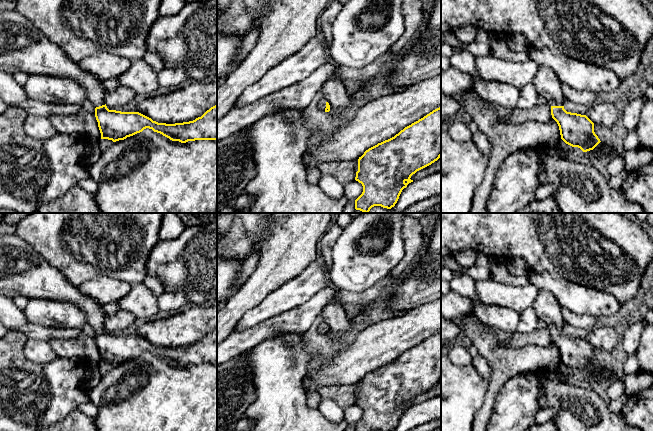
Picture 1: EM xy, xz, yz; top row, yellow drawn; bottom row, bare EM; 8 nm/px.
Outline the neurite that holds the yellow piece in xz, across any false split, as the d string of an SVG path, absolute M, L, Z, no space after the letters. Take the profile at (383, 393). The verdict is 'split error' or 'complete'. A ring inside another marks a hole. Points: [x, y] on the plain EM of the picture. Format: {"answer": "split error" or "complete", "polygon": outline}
{"answer": "complete", "polygon": "M441 331L405 351L394 361L369 372L358 383L355 404L362 408L363 416L355 424L355 431L394 431L404 412L417 395L431 389L441 381Z"}

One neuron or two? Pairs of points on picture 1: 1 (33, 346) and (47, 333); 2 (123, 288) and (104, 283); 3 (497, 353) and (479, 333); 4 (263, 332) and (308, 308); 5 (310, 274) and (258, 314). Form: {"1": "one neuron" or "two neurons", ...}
{"1": "two neurons", "2": "one neuron", "3": "one neuron", "4": "one neuron", "5": "one neuron"}

